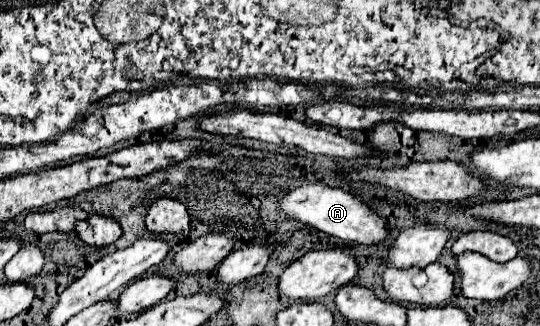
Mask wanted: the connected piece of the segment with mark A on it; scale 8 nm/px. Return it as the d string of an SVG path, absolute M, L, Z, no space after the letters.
M303 184L287 194L281 196L277 208L289 218L303 222L315 230L321 230L329 236L341 238L345 242L357 242L357 244L377 244L387 238L387 224L385 220L375 214L367 204L363 204L359 198L349 194L341 188L329 188L323 184Z

